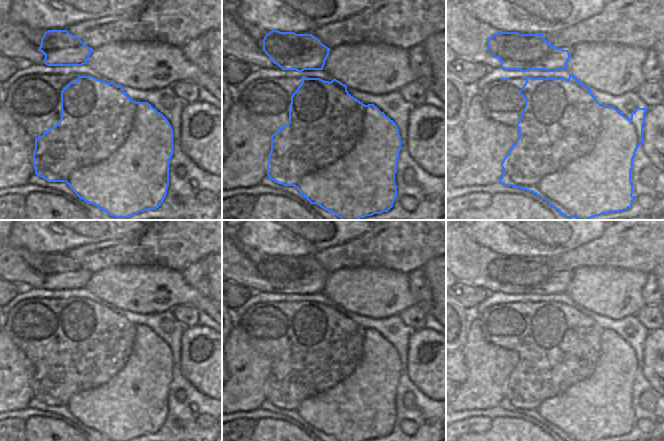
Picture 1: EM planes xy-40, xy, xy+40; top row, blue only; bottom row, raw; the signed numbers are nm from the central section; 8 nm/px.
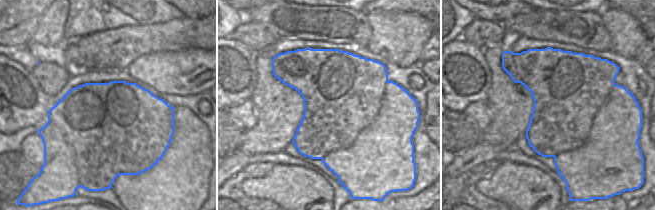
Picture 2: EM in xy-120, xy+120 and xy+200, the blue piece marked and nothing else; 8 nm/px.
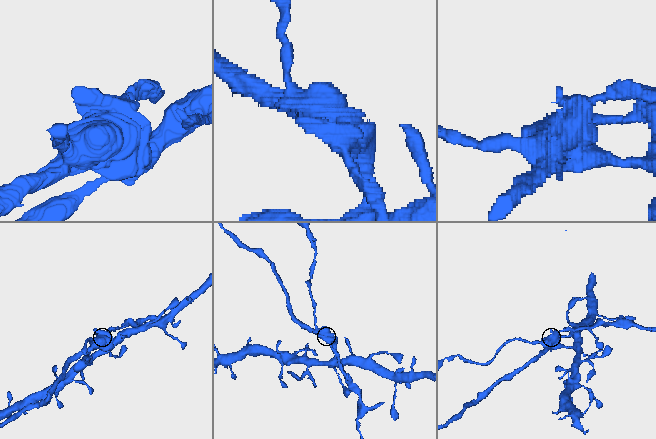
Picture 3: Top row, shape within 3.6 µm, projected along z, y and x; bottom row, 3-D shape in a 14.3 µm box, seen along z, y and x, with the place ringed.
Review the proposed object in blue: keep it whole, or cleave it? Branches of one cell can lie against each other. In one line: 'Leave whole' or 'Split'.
Split

